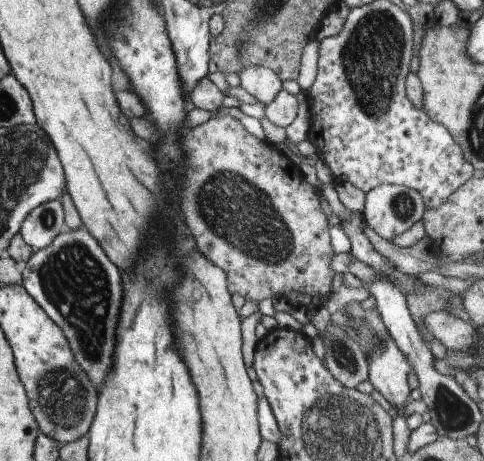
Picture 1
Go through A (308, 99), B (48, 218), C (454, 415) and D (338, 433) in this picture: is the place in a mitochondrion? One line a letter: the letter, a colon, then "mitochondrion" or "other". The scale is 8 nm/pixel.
A: other
B: mitochondrion
C: mitochondrion
D: mitochondrion

